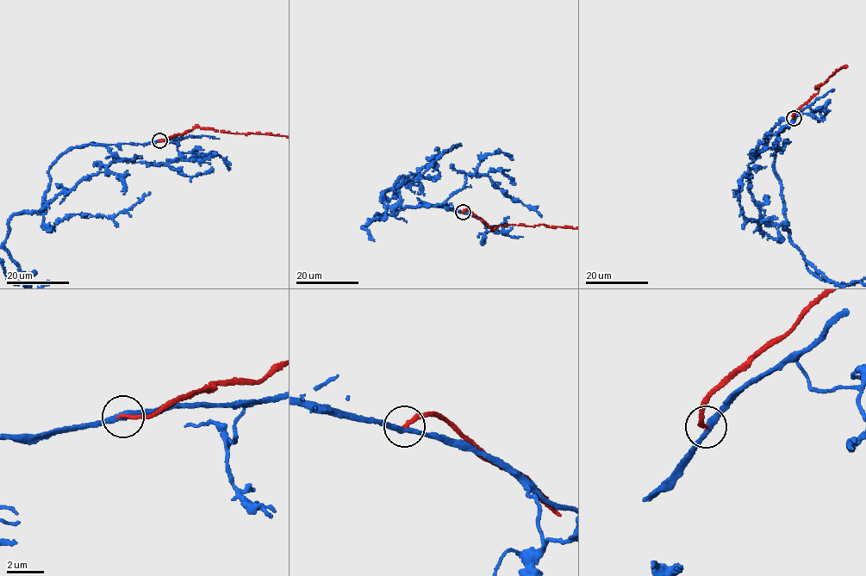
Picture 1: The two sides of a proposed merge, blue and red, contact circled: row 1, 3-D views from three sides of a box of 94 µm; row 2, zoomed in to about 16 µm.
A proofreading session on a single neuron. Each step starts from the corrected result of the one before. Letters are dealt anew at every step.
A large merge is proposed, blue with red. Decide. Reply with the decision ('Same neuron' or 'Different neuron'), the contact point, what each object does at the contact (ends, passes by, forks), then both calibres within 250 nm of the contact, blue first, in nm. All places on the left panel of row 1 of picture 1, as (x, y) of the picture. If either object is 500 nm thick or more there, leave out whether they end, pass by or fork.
Different neuron. Place: (159, 140). At the ring blue passes by. At the ring red ends. Thickness 300 nm (blue) against 240 nm

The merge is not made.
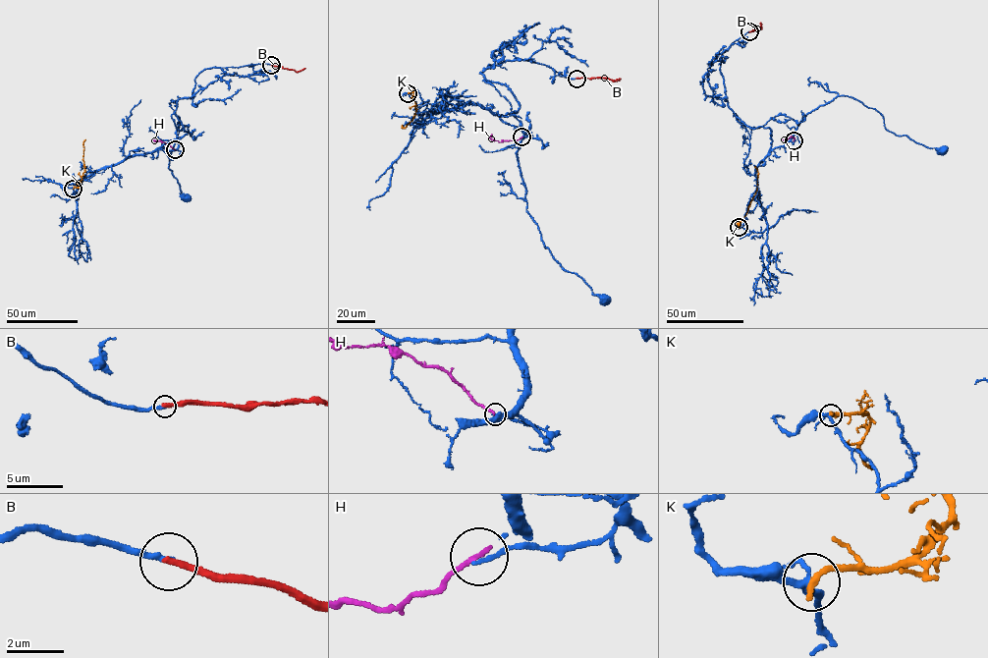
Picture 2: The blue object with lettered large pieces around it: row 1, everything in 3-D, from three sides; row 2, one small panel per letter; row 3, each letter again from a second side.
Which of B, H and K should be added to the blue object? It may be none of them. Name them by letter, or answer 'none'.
B

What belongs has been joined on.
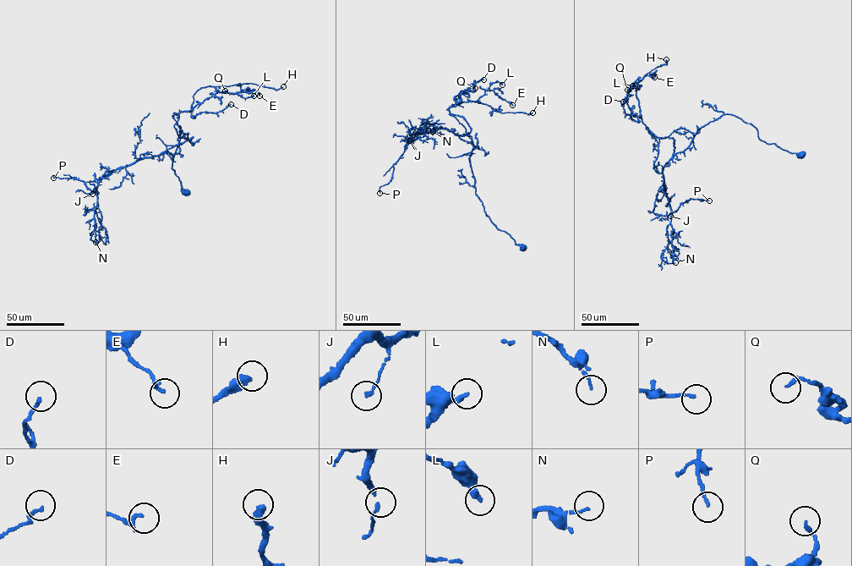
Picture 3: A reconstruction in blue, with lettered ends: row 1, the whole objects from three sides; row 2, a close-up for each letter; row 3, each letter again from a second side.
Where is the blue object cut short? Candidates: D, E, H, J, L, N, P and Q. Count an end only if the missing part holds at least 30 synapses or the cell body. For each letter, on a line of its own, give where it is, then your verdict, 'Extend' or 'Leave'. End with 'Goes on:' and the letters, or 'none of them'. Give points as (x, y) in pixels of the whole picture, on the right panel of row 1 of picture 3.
D: Place: (623, 101). Leave
E: Place: (654, 77). Leave
H: Place: (666, 59). Extend
J: Place: (670, 216). Leave
L: Place: (632, 85). Leave
N: Place: (675, 262). Leave
P: Place: (709, 200). Leave
Q: Place: (627, 90). Leave
Goes on: H

